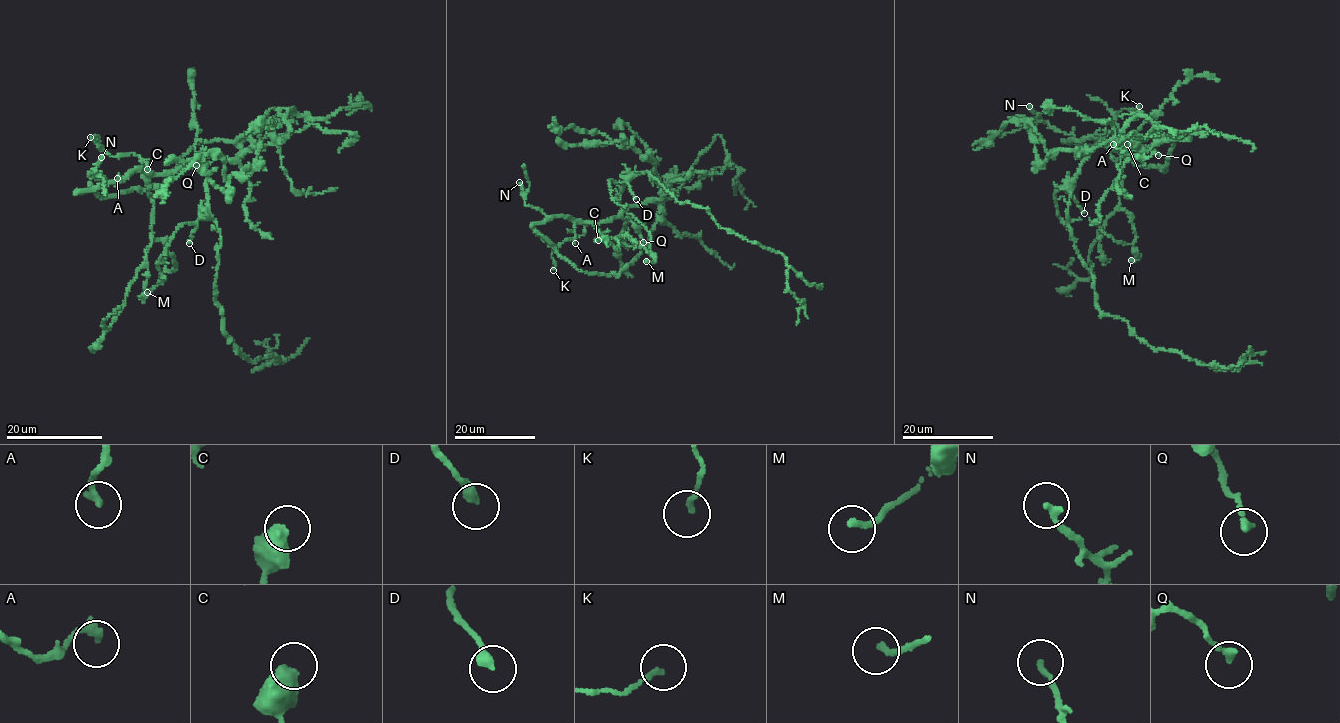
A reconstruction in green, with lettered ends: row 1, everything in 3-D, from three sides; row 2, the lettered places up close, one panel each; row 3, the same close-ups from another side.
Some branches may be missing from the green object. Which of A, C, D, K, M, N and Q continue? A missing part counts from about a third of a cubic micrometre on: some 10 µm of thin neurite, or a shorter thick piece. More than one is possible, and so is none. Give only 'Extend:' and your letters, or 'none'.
Extend: D

